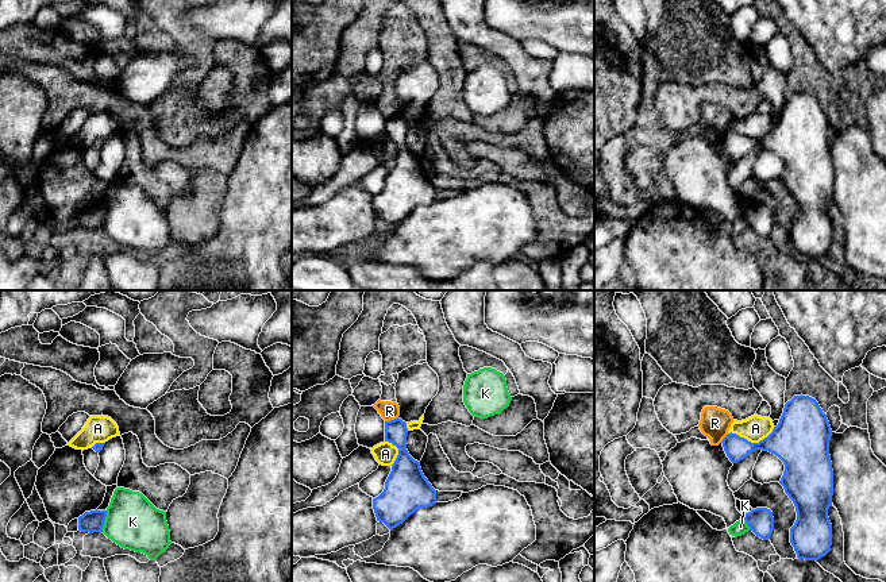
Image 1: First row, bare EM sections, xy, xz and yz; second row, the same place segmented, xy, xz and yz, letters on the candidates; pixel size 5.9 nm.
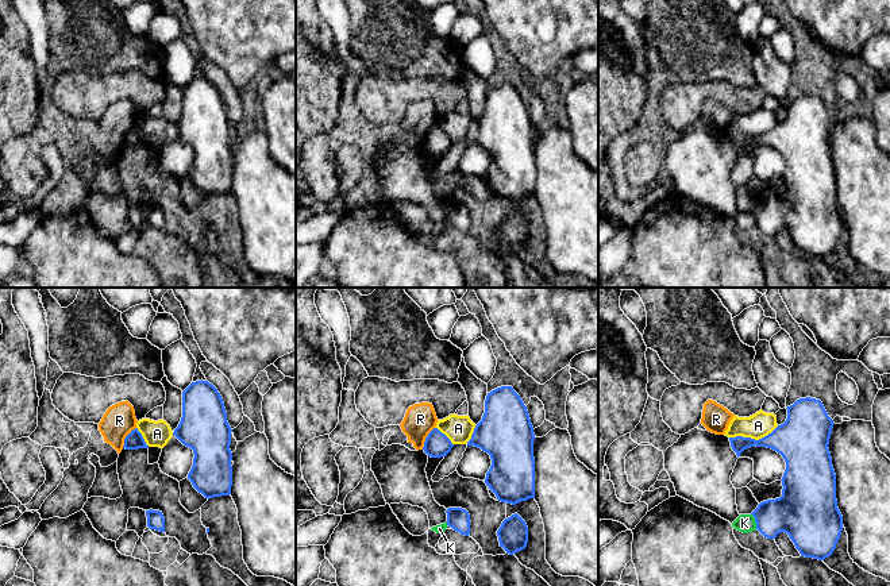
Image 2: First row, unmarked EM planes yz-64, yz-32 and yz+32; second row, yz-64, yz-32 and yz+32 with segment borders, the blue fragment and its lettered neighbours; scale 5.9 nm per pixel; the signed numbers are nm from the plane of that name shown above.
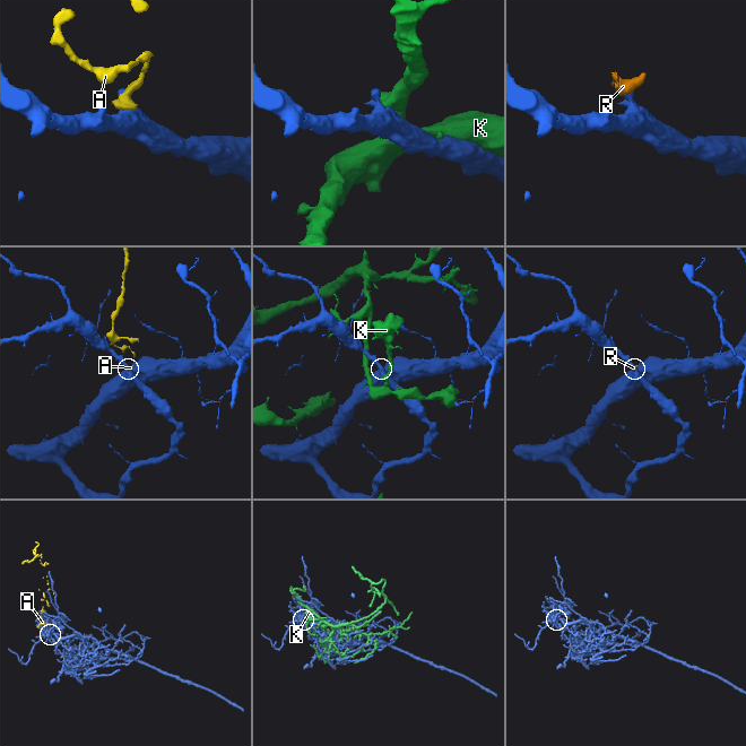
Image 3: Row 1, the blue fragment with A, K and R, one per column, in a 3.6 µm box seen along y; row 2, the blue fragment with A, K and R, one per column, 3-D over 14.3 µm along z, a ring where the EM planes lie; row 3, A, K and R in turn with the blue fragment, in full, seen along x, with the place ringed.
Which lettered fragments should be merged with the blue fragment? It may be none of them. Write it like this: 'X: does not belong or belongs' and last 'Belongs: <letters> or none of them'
A: does not belong
K: does not belong
R: does not belong
Belongs: none of them

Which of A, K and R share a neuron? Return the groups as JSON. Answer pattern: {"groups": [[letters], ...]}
{"groups": [["A"], ["K"], ["R"]]}

